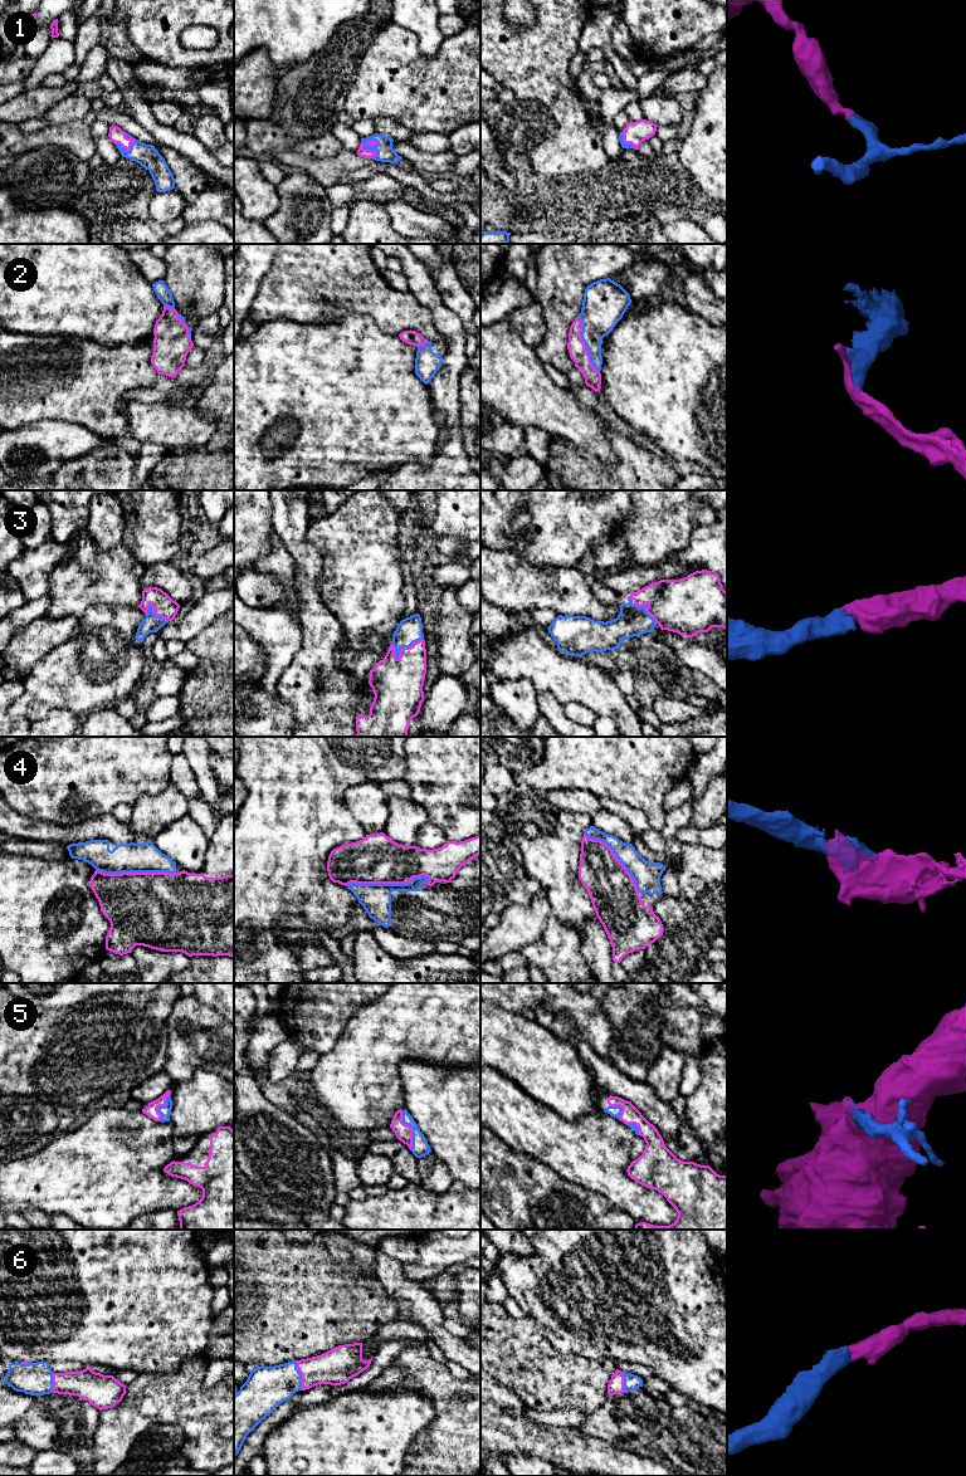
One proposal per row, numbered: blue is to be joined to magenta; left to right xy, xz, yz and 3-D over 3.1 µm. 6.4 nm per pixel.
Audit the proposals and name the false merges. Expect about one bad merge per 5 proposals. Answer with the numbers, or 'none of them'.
none of them

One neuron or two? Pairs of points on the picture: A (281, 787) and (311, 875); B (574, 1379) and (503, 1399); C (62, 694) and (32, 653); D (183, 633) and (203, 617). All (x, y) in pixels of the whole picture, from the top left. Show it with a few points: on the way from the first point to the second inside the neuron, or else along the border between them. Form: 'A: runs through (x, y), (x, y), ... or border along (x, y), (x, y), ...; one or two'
A: runs through (288, 809), (289, 854); one
B: border along (493, 1378), (507, 1386), (527, 1406); two
C: border along (62, 643), (48, 651), (22, 680); two
D: runs through (188, 627), (198, 619); one

